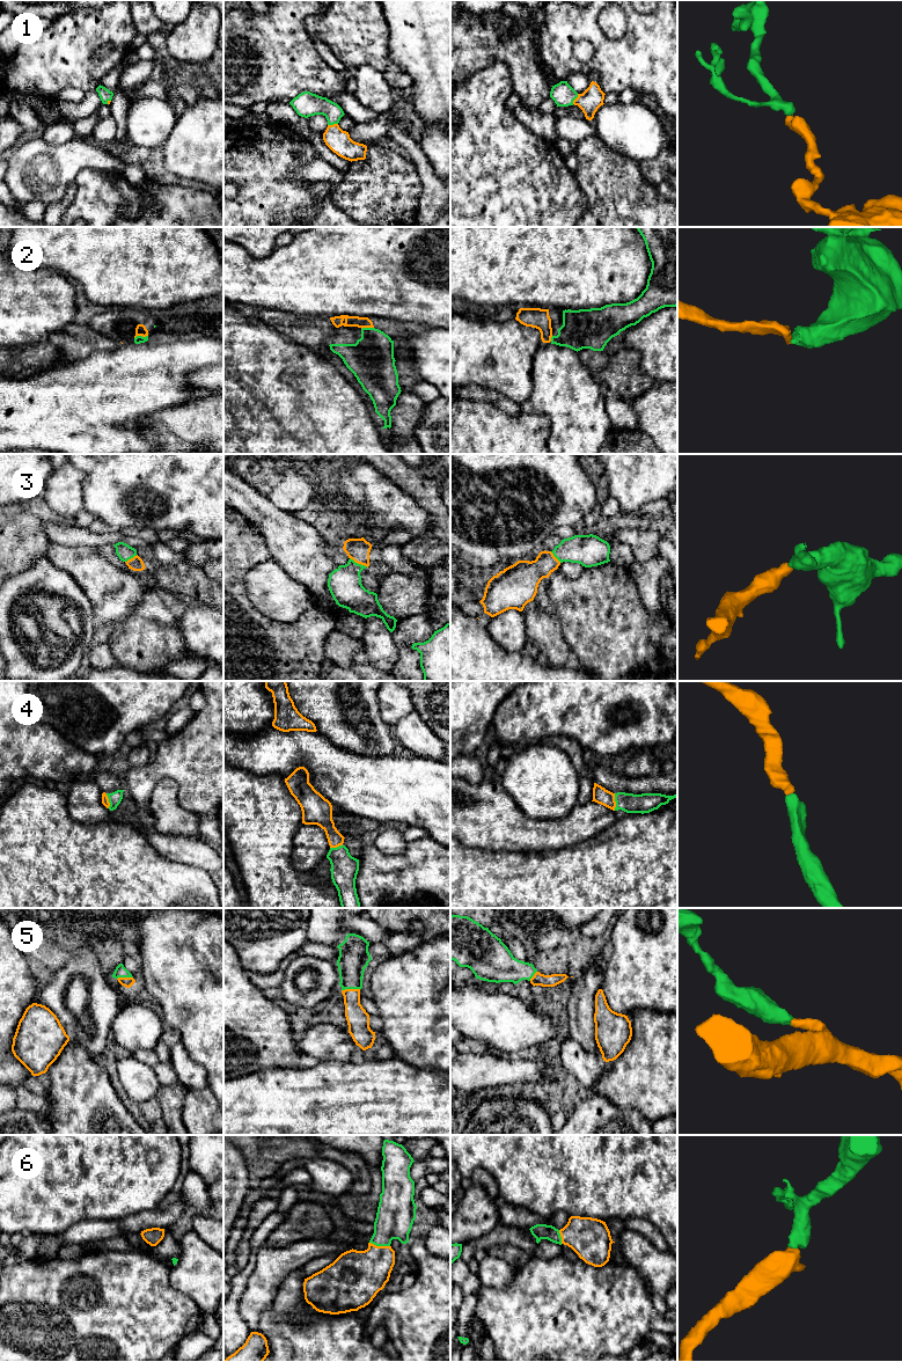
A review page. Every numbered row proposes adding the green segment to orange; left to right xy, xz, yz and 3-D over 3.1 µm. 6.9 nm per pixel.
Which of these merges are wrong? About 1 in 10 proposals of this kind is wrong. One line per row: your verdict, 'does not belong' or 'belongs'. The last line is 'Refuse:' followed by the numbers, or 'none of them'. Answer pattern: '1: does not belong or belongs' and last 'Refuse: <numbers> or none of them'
1: belongs
2: belongs
3: belongs
4: belongs
5: belongs
6: belongs
Refuse: none of them

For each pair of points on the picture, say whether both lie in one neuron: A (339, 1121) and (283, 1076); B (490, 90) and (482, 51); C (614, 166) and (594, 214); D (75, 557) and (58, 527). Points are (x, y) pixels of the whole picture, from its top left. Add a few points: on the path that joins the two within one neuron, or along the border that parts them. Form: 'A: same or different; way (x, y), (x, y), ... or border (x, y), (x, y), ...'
A: same; way (325, 1119), (296, 1090)
B: different; border (511, 71), (503, 63), (492, 63), (462, 82)
C: same; way (614, 177), (614, 195), (606, 203)
D: different; border (51, 542), (70, 546), (90, 546), (94, 548)

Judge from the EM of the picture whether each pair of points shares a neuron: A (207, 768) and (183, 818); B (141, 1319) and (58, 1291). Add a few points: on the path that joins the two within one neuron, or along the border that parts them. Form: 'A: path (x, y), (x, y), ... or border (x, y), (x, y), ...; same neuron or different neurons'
A: border (177, 785), (177, 802), (199, 817); different neurons
B: path (120, 1318), (85, 1318), (79, 1312); same neuron

